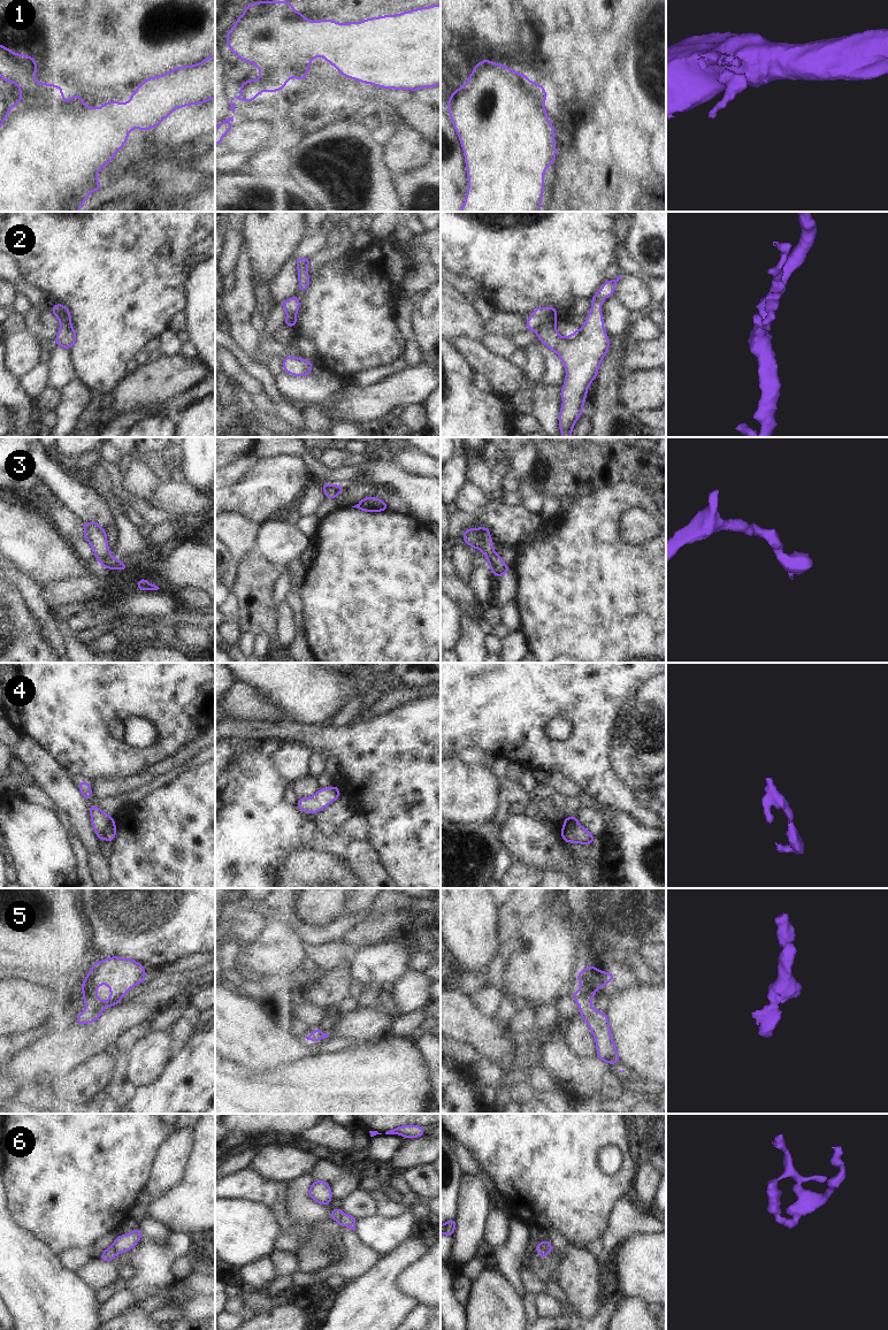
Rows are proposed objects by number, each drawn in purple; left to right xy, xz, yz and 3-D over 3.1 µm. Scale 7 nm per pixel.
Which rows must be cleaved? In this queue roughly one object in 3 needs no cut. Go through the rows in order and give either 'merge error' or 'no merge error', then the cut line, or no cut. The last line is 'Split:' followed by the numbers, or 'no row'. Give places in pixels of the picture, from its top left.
1: merge error | xy (43, 83), (43, 91), (40, 93), (21, 99)
2: merge error | yz (553, 323), (544, 323), (536, 331)
3: no merge error | no cut
4: merge error | xy (112, 818), (102, 832), (102, 838)
5: no merge error | no cut
6: merge error | yz (538, 1243), (548, 1253)
Split: 1, 2, 4, 6

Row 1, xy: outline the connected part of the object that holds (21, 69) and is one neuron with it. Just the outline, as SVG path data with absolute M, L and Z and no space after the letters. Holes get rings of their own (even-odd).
M0 45L0 77L7 83L18 85L21 99L43 93L43 83L35 81L37 70L38 64L33 56L16 54Z

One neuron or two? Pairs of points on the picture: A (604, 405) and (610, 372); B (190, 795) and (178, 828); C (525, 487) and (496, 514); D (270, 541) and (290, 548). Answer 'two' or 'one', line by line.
A: one
B: one
C: two
D: one

